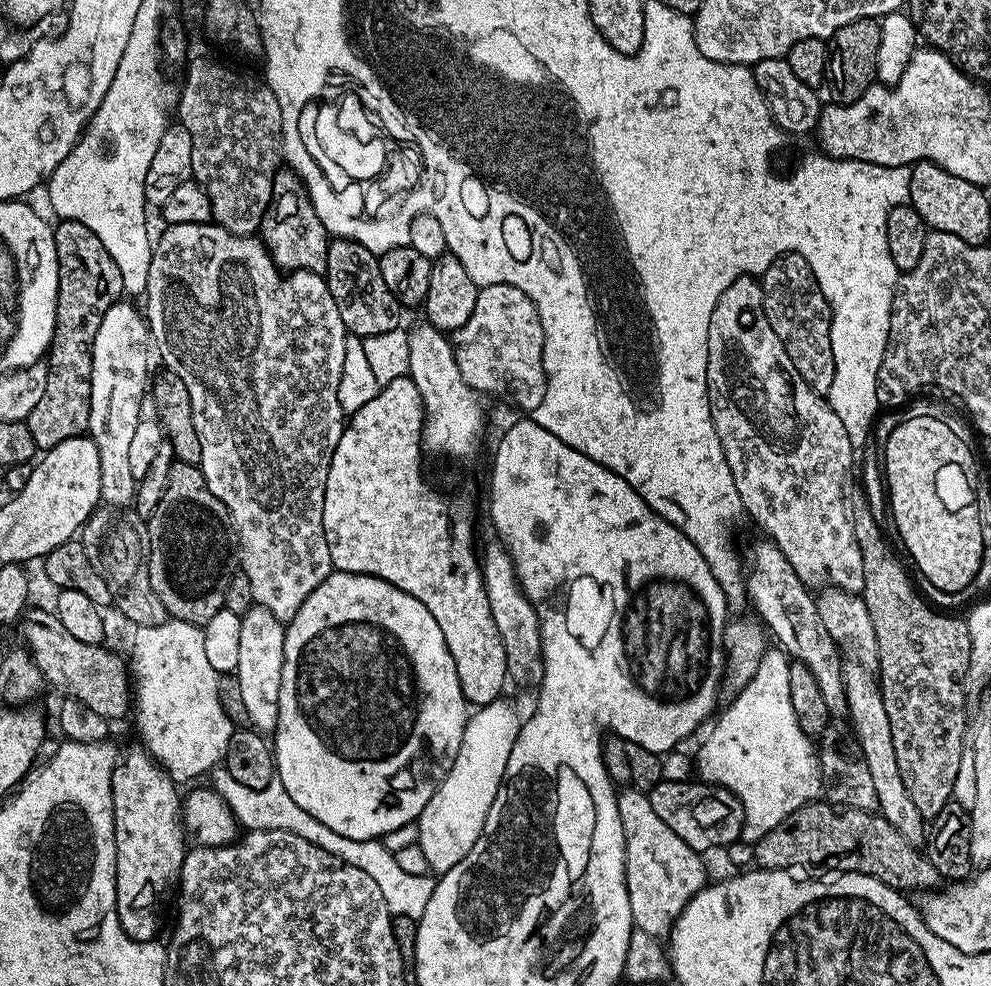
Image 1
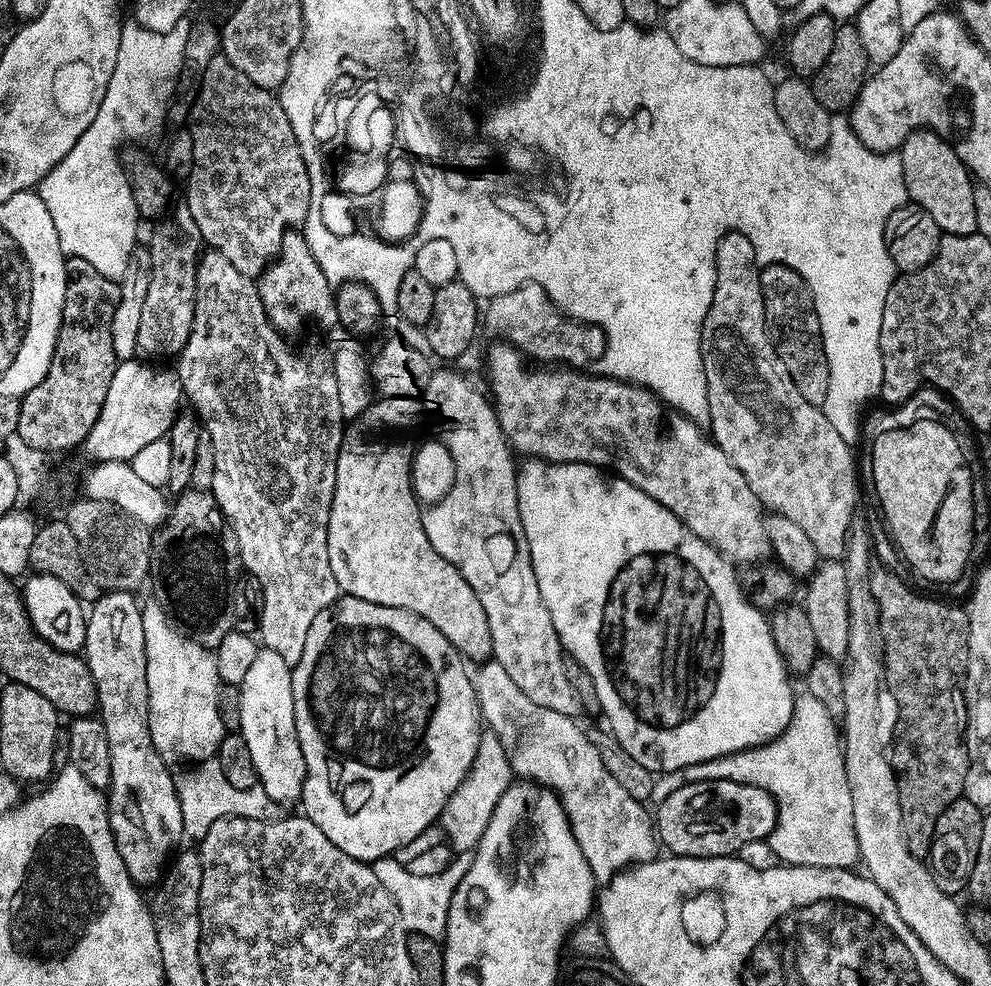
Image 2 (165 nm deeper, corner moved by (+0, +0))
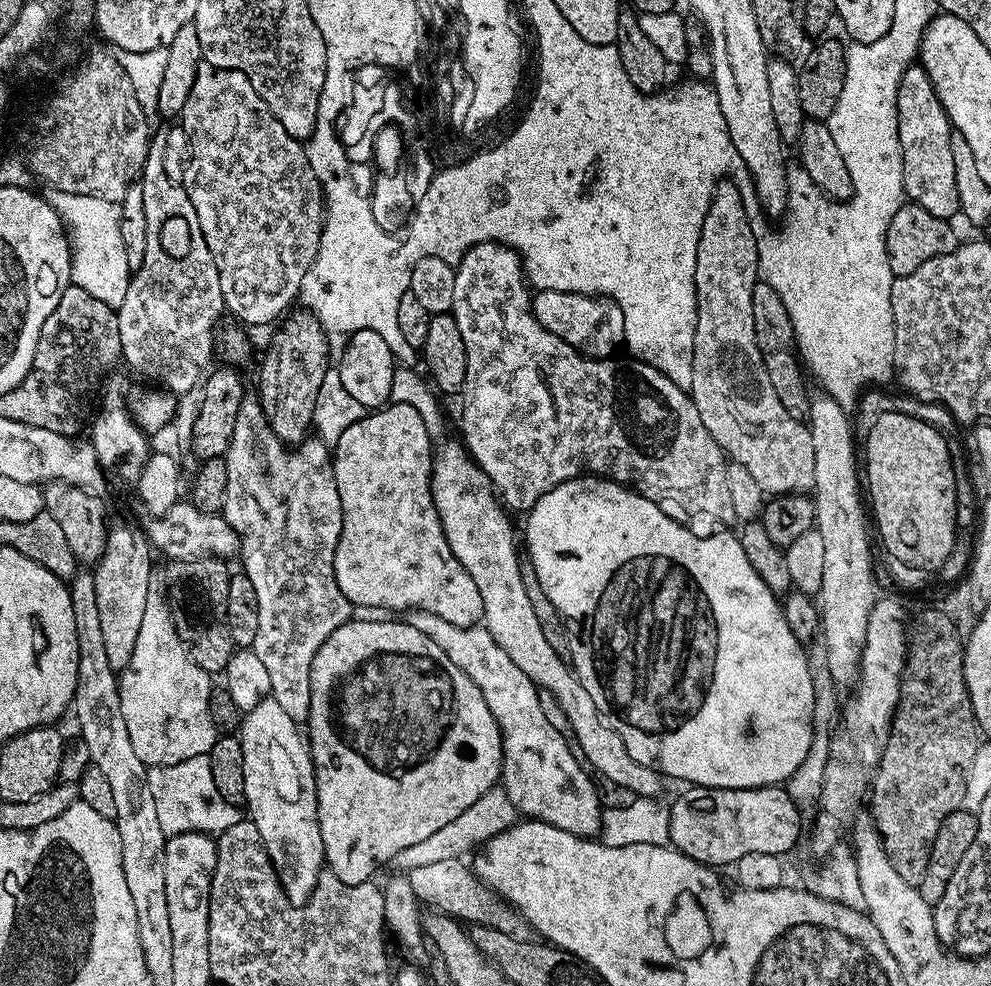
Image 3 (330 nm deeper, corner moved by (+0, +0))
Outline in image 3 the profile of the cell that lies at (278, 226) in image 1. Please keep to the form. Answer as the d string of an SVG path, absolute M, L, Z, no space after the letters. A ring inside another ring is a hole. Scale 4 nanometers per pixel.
M292 310L283 317L280 329L272 336L272 345L264 356L264 365L260 368L260 393L258 399L268 424L274 430L276 437L286 446L301 444L313 427L314 406L318 402L318 390L322 387L322 378L330 370L328 364L329 333L318 322L314 313L307 310Z

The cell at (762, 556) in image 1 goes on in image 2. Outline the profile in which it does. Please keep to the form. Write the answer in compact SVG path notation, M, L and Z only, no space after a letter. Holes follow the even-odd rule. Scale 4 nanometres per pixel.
M496 342L488 352L487 391L513 453L546 460L549 464L592 464L601 470L611 470L619 479L650 494L654 502L666 506L694 535L733 562L741 560L756 566L771 553L764 525L766 512L760 499L750 490L750 482L746 482L742 470L726 458L701 425L678 411L666 411L664 401L649 388L599 374L584 376L588 374L568 366L536 366L531 372L527 363L524 353L507 342Z

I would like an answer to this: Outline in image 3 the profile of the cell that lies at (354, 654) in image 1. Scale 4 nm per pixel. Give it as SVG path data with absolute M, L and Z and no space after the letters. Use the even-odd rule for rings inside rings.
M349 619L347 624L338 626L326 642L314 654L314 662L310 666L310 706L306 709L308 716L307 739L310 741L312 766L316 769L316 797L318 798L318 822L322 830L324 843L324 859L331 875L343 884L363 884L371 881L372 871L379 864L393 859L399 851L430 837L434 831L440 830L454 818L458 818L467 807L473 806L487 791L497 787L502 776L502 737L500 727L496 724L494 714L490 714L490 706L486 706L486 698L474 682L422 630L414 630L403 619L400 620L356 620Z

